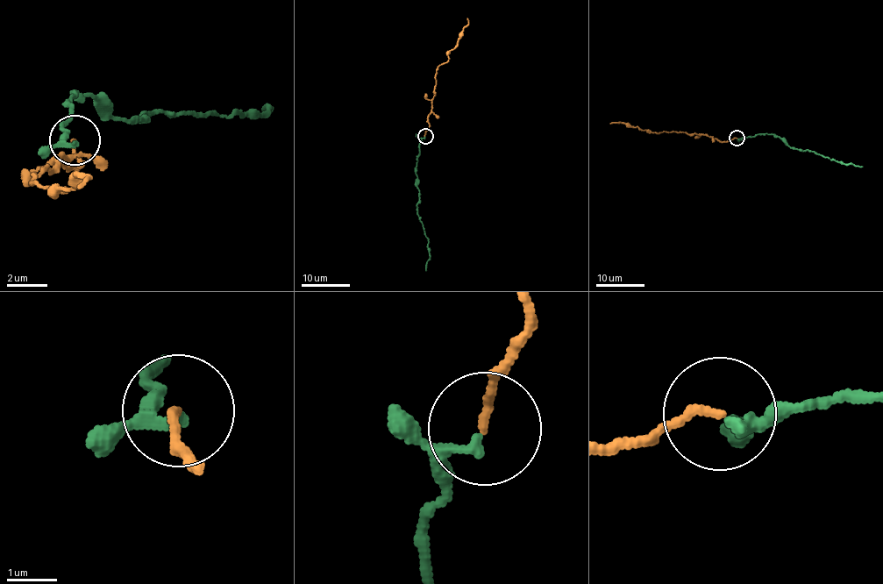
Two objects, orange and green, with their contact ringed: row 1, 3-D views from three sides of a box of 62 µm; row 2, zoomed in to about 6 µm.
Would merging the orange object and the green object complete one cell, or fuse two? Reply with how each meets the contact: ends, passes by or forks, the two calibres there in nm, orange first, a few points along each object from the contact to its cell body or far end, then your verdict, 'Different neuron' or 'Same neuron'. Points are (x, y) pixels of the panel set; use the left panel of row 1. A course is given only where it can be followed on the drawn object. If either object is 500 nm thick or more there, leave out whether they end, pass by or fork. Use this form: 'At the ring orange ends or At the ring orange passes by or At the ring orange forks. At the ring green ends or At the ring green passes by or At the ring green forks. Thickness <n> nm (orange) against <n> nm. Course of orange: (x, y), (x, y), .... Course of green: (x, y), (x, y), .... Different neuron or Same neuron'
At the ring orange ends. At the ring green passes by. Thickness 160 nm (orange) against 150 nm. Course of orange: (74, 140), (82, 167), (60, 165), (60, 156), (29, 181), (65, 188), (56, 193), (88, 176), (80, 187). Course of green: (74, 140), (62, 126), (80, 89), (131, 124), (155, 109), (231, 114), (268, 110), (263, 112), (273, 106). Same neuron

